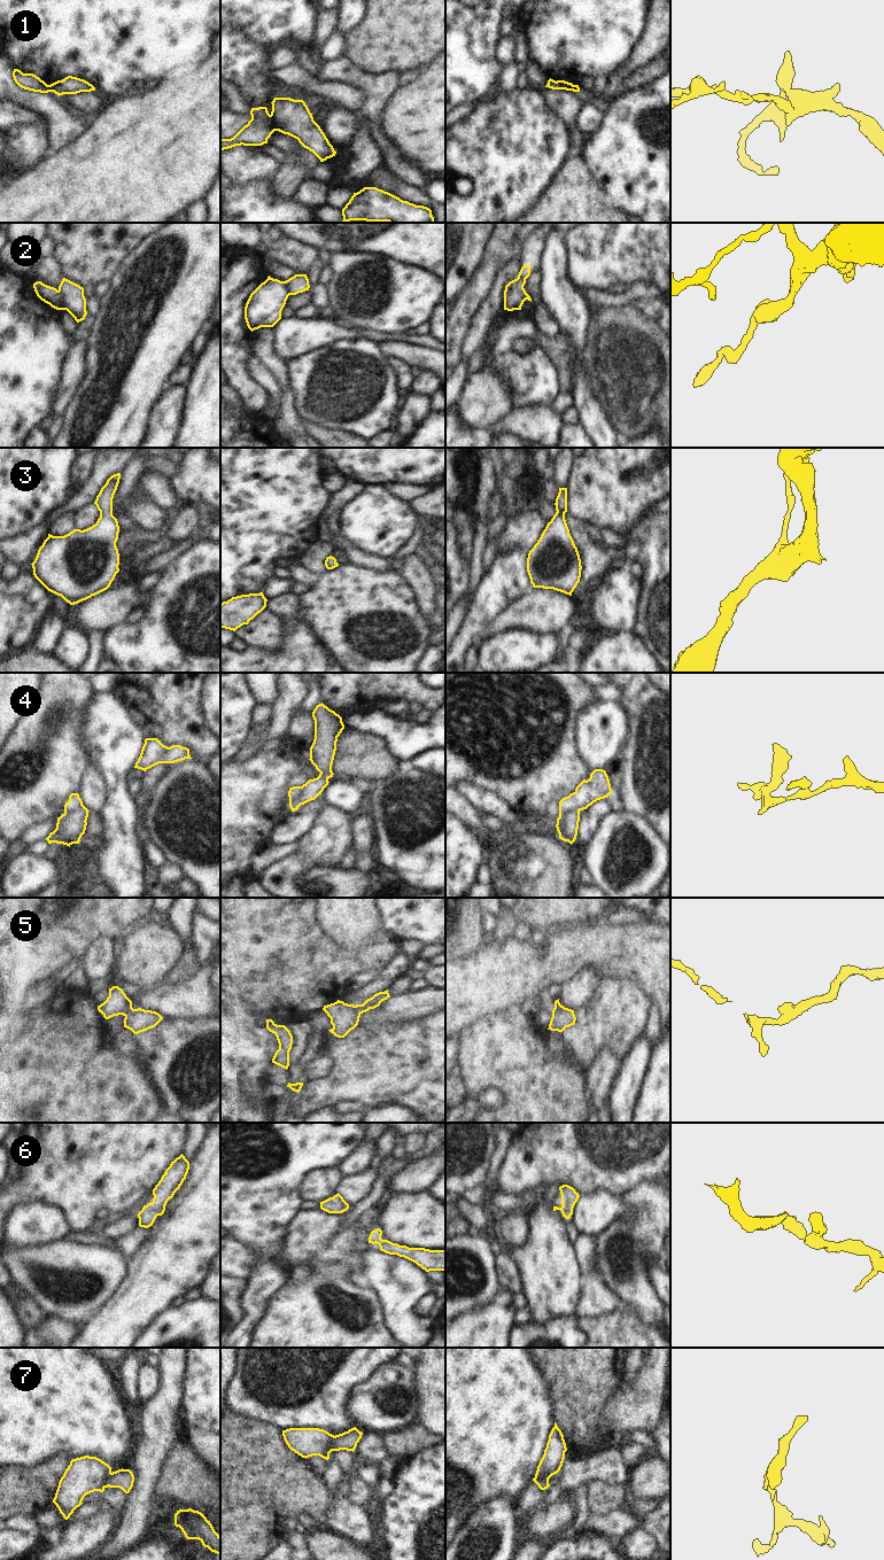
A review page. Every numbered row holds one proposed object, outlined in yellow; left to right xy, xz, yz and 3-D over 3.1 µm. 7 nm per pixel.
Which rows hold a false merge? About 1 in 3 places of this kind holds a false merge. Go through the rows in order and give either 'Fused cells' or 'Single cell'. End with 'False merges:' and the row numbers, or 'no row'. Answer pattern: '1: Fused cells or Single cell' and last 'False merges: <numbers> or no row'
1: Fused cells
2: Fused cells
3: Single cell
4: Fused cells
5: Single cell
6: Single cell
7: Fused cells
False merges: 1, 2, 4, 7

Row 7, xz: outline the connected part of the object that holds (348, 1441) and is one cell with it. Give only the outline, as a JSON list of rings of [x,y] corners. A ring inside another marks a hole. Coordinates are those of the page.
[[[356,1427],[344,1431],[342,1434],[335,1435],[332,1443],[329,1444],[331,1451],[355,1451],[357,1443],[362,1438],[363,1433]]]

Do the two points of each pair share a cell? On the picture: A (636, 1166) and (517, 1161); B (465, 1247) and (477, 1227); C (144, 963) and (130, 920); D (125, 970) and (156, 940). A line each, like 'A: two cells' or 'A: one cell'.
A: one cell
B: two cells
C: two cells
D: one cell

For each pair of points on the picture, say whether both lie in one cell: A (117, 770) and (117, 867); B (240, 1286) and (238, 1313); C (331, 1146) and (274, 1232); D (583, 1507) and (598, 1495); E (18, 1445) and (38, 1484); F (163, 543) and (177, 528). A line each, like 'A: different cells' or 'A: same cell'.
A: same cell
B: same cell
C: same cell
D: different cells
E: different cells
F: different cells

